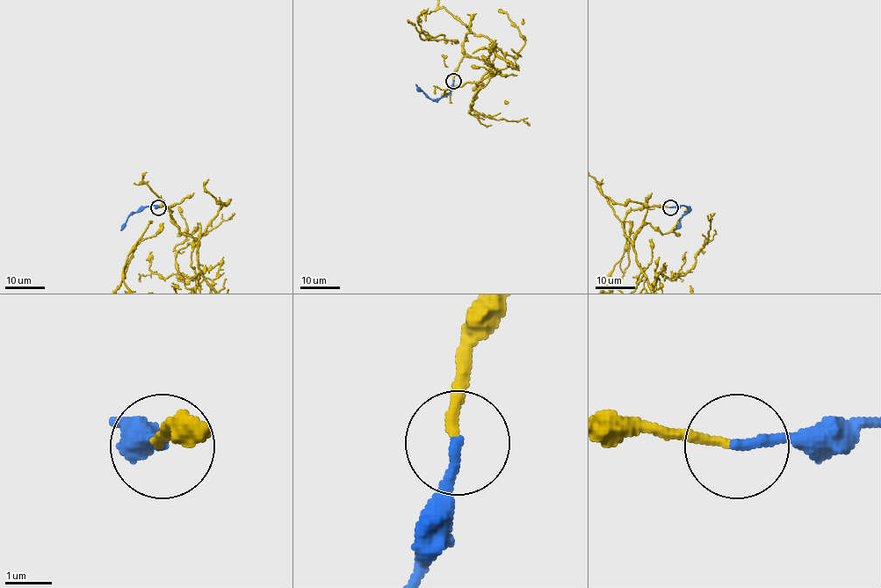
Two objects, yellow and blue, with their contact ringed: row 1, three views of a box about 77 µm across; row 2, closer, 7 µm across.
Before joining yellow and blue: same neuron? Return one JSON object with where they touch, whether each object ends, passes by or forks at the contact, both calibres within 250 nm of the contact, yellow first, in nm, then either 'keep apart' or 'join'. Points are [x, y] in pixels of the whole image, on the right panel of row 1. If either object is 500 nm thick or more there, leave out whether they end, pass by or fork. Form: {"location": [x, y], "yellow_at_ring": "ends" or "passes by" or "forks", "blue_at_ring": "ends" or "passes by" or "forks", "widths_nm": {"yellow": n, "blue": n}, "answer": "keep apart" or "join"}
{"location": [670, 207], "yellow_at_ring": "ends", "blue_at_ring": "ends", "widths_nm": {"yellow": 200, "blue": 240}, "answer": "join"}

